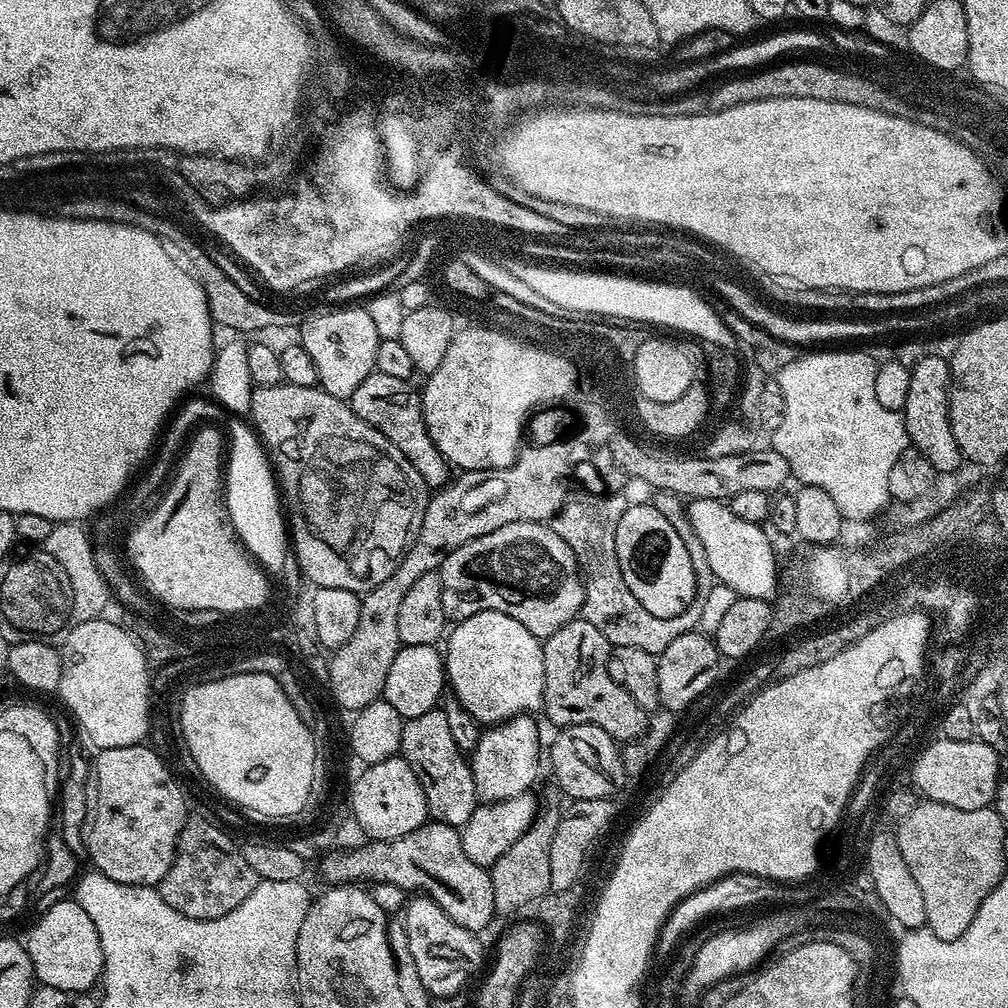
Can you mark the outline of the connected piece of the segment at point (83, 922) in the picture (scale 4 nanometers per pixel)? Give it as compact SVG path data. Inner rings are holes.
M68 898L50 905L41 914L40 921L29 930L26 947L32 975L45 988L88 994L101 979L104 970L102 942L98 930L94 930L94 922L90 922L90 914L86 914L75 899Z

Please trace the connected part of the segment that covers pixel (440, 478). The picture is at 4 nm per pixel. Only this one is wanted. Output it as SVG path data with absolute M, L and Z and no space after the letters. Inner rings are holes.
M374 371L366 378L366 382L362 382L362 386L358 386L358 390L354 390L350 403L354 414L358 414L362 422L381 432L387 440L394 442L394 446L398 446L398 450L402 450L410 466L414 466L414 470L422 474L429 489L439 490L449 483L450 465L448 459L438 450L438 446L434 446L426 430L422 396L417 389L415 392L412 386L402 378L390 378L386 374Z

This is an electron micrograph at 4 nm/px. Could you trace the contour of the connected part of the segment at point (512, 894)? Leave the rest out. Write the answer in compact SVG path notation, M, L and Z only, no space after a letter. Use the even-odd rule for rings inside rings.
M548 804L545 808L543 805L537 811L530 830L526 830L526 834L522 834L522 838L518 838L518 842L514 842L514 846L510 846L510 850L506 850L506 854L502 854L502 858L492 864L490 871L497 913L512 912L527 904L535 905L550 892L550 842L554 842L554 830L558 830L561 815L561 805Z

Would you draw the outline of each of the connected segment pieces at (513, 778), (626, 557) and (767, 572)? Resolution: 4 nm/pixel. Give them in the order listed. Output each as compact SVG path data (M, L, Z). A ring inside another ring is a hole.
M531 715L515 716L503 724L485 727L480 741L470 753L472 777L477 801L485 804L502 802L529 791L540 772L540 732Z
M633 503L622 516L617 530L618 566L634 598L659 618L670 618L686 610L695 598L695 578L682 539L670 522L651 503Z
M710 498L693 500L687 505L687 512L691 526L699 535L699 540L702 541L703 548L707 551L707 560L710 562L717 581L729 587L737 597L745 596L771 601L778 587L778 555L771 546L769 533L761 525L738 518L738 514L734 514L731 507L722 500Z

